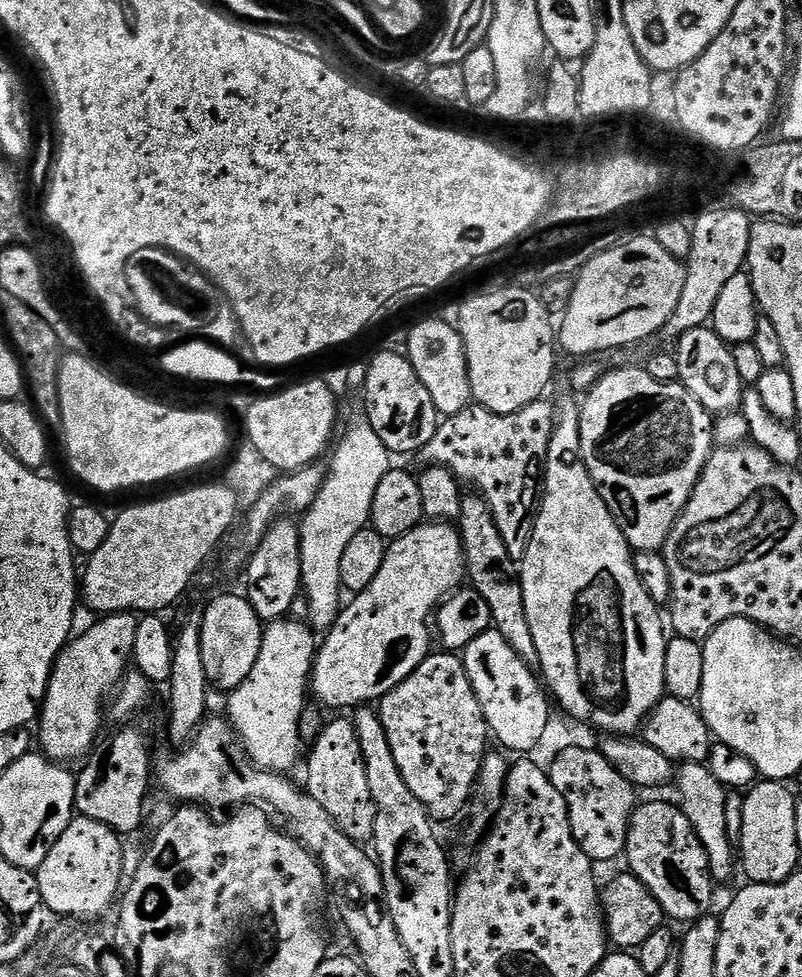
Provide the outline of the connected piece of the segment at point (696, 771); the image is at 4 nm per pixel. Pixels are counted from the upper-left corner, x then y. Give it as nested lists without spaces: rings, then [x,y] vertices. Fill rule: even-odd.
[[[707,763],[680,764],[674,776],[674,789],[680,795],[678,807],[686,814],[698,842],[708,859],[708,869],[712,872],[713,881],[728,880],[732,871],[737,871],[738,858],[734,853],[734,844],[727,837],[726,830],[726,789],[714,778],[714,774],[708,769]]]

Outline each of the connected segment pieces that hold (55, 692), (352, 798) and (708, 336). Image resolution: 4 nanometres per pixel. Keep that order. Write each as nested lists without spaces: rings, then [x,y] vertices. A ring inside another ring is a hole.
[[[118,612],[97,620],[100,621],[90,625],[80,637],[69,639],[52,667],[52,677],[38,717],[38,744],[49,760],[79,761],[91,753],[101,735],[104,699],[117,691],[129,671],[137,617],[131,612]]]
[[[351,719],[332,720],[323,725],[320,735],[311,741],[312,753],[308,756],[308,784],[306,790],[326,810],[326,814],[350,839],[357,842],[371,841],[374,834],[376,807],[370,794],[370,782],[366,782],[366,762],[362,758],[362,746],[358,746],[358,734]]]
[[[710,326],[695,328],[682,334],[674,344],[678,362],[679,383],[709,414],[735,412],[743,405],[746,386],[738,378],[738,366],[734,366],[732,348]]]

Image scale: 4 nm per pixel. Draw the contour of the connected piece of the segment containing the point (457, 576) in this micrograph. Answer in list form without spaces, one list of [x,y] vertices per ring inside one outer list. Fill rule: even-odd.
[[[421,522],[414,530],[410,530],[406,534],[399,536],[397,540],[391,541],[386,550],[386,558],[382,558],[382,570],[378,570],[378,575],[374,577],[374,582],[370,582],[370,586],[366,586],[366,590],[355,593],[351,597],[352,600],[343,605],[340,609],[340,617],[334,621],[331,628],[327,629],[328,636],[319,645],[315,660],[312,661],[312,675],[310,677],[310,692],[314,697],[317,696],[321,700],[319,703],[325,709],[328,708],[348,708],[347,710],[355,710],[361,706],[371,705],[373,702],[379,702],[384,699],[388,692],[393,692],[403,680],[410,674],[414,674],[414,670],[423,662],[433,651],[432,640],[434,644],[434,632],[430,627],[430,621],[433,619],[434,613],[439,609],[440,605],[457,591],[465,583],[466,569],[464,566],[464,547],[460,541],[460,533],[451,523],[448,522]]]

